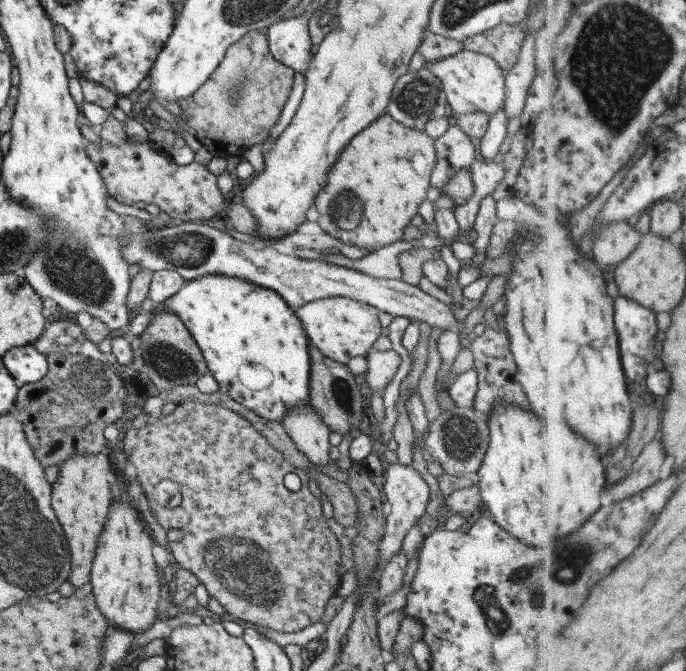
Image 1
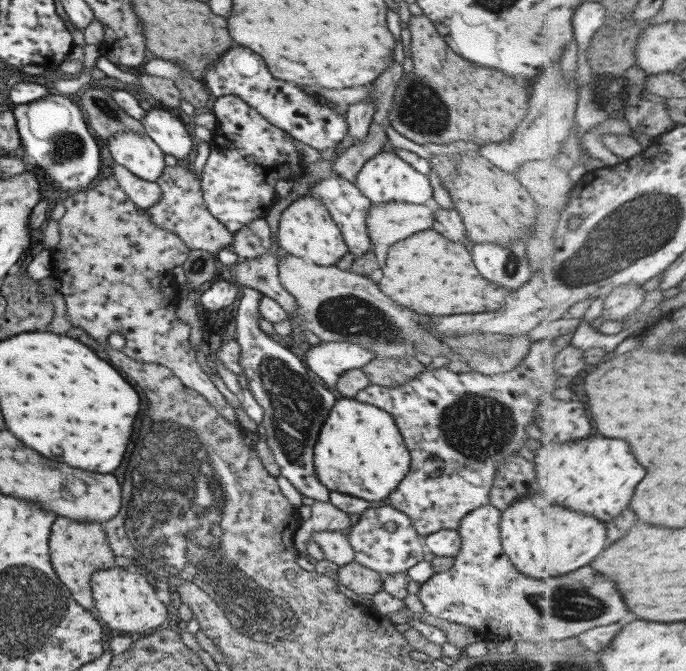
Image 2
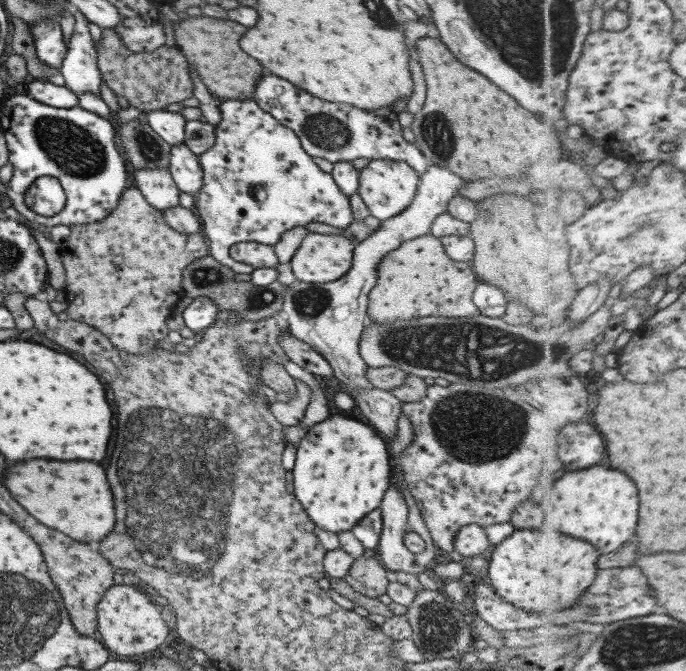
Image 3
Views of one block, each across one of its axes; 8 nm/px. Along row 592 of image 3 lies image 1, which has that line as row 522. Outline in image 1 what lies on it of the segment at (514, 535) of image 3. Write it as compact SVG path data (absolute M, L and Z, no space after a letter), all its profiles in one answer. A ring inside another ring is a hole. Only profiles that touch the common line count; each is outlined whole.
M499 403L485 420L488 445L476 470L477 486L485 508L505 532L532 547L553 546L602 507L601 494L608 484L603 456L563 418L557 424L545 422L531 410Z

